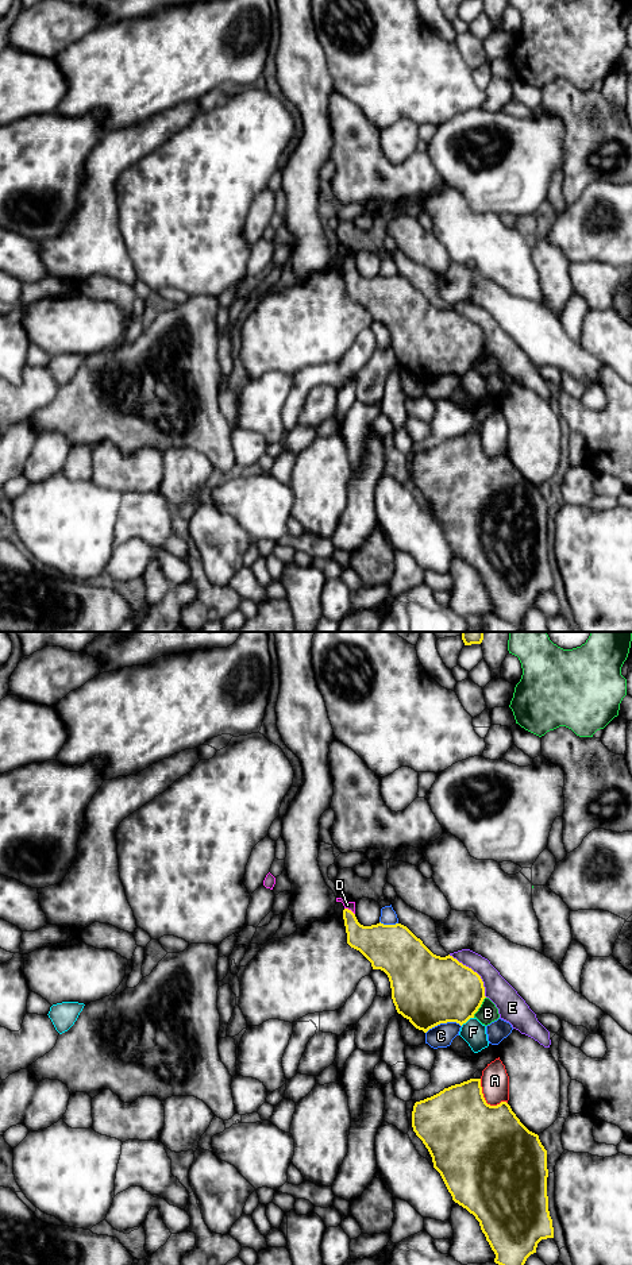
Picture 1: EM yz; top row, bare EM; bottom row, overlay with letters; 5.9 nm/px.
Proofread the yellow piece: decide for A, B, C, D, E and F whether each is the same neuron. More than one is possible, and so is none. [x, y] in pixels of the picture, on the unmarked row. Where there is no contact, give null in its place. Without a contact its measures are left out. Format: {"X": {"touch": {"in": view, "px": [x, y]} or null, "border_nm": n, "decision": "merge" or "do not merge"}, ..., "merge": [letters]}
{"A": {"touch": {"in": "yz", "px": [485, 452]}, "border_nm": 220, "decision": "do not merge"}, "B": {"touch": {"in": "yz", "px": [480, 358]}, "border_nm": 150, "decision": "do not merge"}, "C": {"touch": {"in": "yz", "px": [443, 374]}, "border_nm": 220, "decision": "do not merge"}, "D": {"touch": {"in": "yz", "px": [350, 262]}, "border_nm": 80, "decision": "merge"}, "E": {"touch": {"in": "yz", "px": [473, 323]}, "border_nm": 340, "decision": "do not merge"}, "F": {"touch": {"in": "yz", "px": [466, 373]}, "border_nm": 90, "decision": "do not merge"}, "merge": ["D"]}

